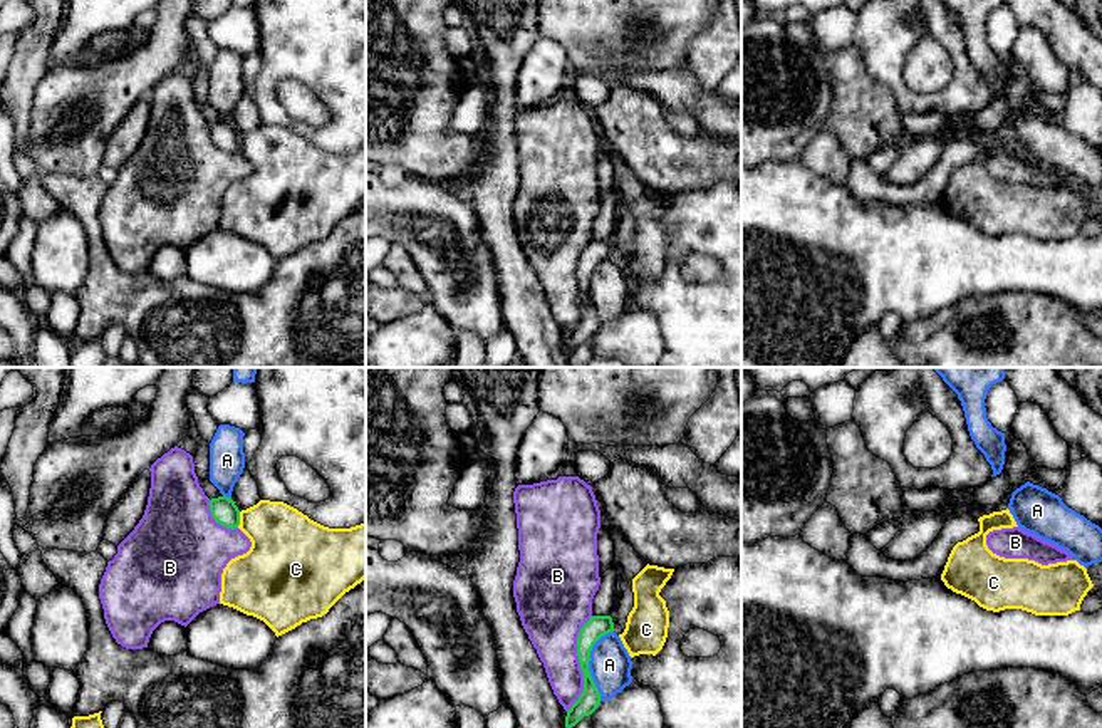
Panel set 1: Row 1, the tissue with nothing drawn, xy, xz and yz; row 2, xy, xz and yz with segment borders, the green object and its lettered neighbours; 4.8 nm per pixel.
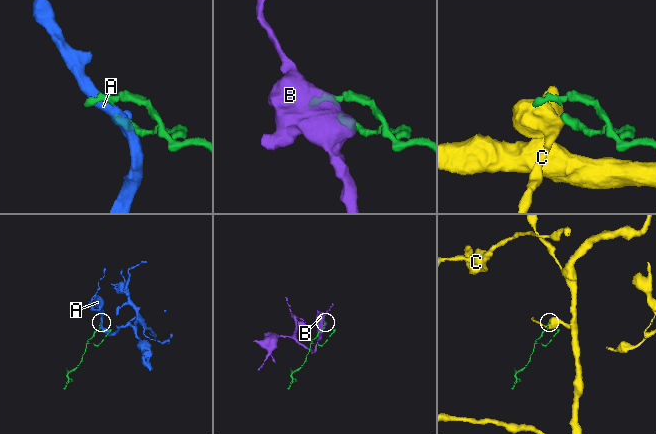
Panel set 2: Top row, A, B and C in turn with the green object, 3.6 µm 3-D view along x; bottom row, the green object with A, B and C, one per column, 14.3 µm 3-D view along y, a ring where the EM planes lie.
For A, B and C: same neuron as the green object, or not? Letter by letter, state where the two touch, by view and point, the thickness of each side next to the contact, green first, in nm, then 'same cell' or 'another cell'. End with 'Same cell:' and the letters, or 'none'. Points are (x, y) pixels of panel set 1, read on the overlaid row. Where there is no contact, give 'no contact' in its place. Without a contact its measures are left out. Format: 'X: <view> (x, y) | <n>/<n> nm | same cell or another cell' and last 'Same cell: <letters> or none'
A: xz (587, 663) | 110/200 nm | another cell
B: xz (581, 665) | 110/280 nm | another cell
C: xy (239, 520) | 120/320 nm | another cell
Same cell: none

